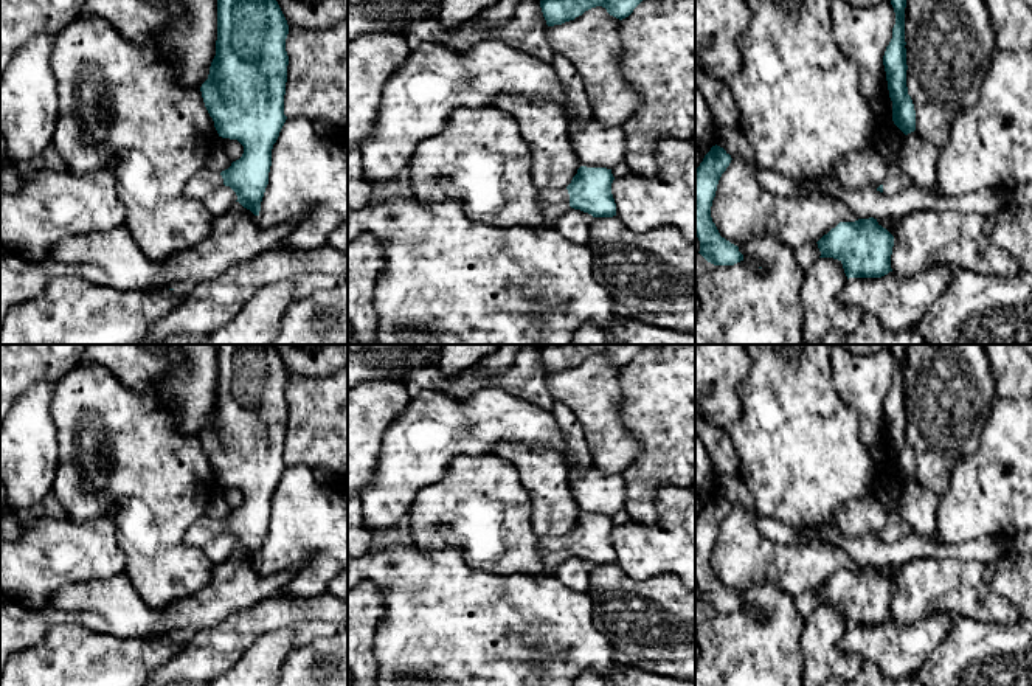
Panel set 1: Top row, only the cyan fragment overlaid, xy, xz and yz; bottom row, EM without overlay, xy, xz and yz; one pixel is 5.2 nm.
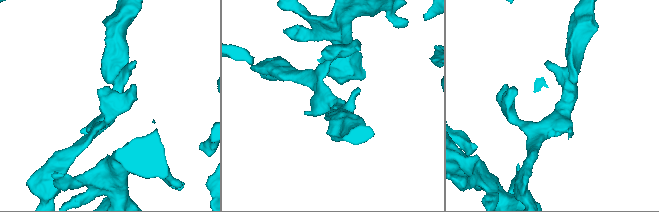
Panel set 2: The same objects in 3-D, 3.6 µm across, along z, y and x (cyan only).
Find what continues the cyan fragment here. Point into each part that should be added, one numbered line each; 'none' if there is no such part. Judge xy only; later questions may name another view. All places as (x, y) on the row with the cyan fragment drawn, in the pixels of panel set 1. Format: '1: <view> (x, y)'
1: xy (207, 180)

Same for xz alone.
1: xz (554, 204)

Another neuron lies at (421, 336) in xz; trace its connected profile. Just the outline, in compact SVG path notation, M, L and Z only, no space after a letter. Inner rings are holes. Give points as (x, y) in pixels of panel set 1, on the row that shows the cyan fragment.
M425 327L403 329L399 334L399 345L461 345L458 337L450 334L433 334Z

